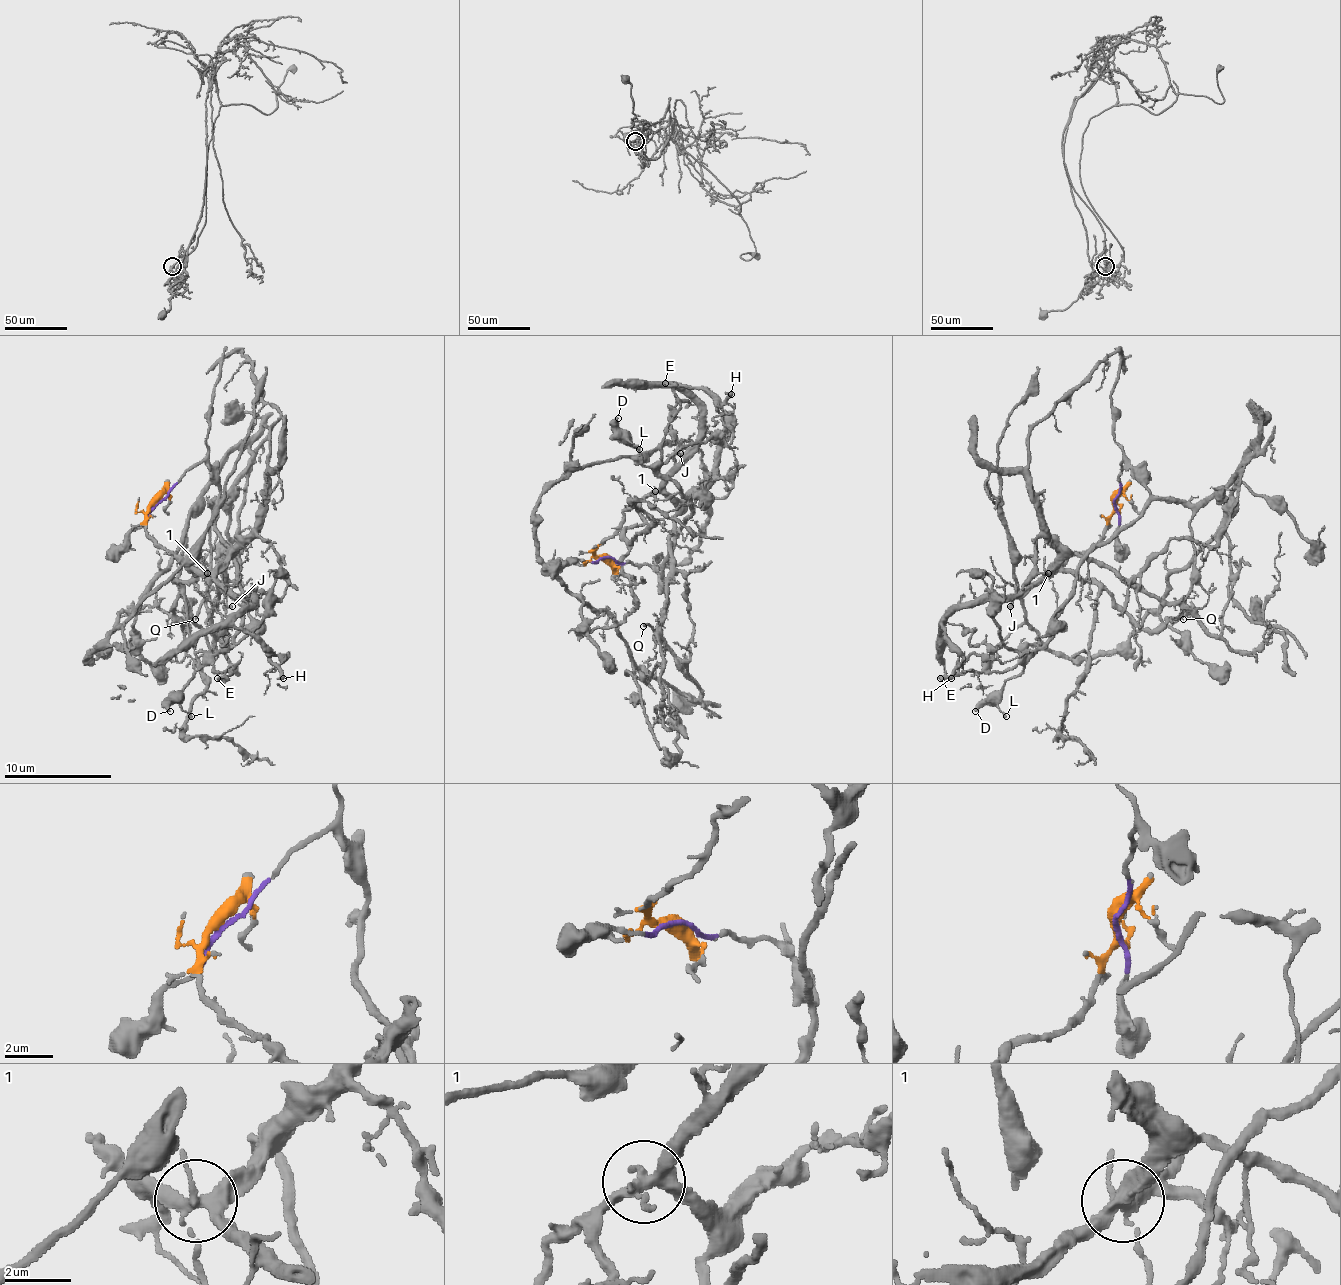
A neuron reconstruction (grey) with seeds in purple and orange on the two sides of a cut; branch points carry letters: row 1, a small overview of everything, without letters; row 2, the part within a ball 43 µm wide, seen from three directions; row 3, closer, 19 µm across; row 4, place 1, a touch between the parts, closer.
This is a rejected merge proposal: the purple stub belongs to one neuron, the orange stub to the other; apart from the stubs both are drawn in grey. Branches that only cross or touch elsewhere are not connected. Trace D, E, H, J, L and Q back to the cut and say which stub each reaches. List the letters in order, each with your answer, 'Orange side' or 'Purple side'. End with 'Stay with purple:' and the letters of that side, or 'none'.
D: Purple side
E: Purple side
H: Orange side
J: Orange side
L: Purple side
Q: Purple side
Stay with purple: D, E, L, Q

